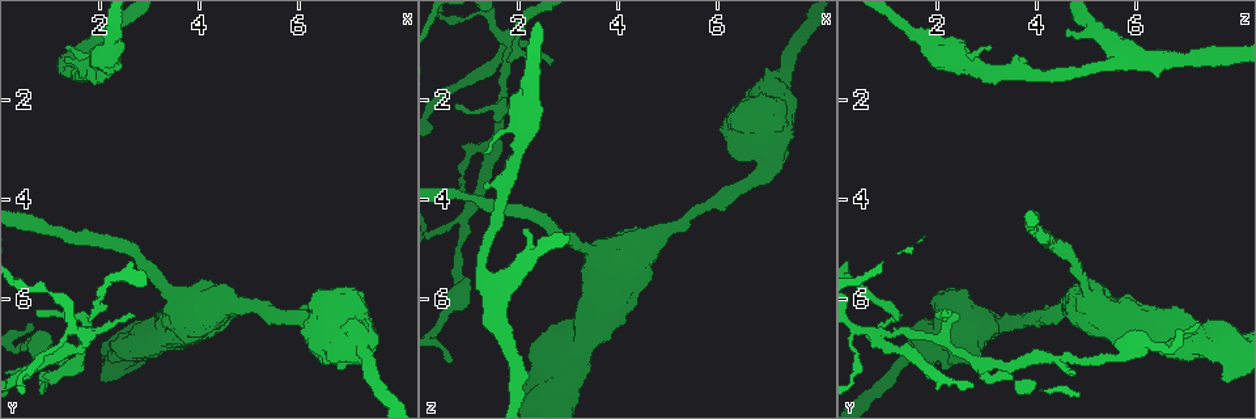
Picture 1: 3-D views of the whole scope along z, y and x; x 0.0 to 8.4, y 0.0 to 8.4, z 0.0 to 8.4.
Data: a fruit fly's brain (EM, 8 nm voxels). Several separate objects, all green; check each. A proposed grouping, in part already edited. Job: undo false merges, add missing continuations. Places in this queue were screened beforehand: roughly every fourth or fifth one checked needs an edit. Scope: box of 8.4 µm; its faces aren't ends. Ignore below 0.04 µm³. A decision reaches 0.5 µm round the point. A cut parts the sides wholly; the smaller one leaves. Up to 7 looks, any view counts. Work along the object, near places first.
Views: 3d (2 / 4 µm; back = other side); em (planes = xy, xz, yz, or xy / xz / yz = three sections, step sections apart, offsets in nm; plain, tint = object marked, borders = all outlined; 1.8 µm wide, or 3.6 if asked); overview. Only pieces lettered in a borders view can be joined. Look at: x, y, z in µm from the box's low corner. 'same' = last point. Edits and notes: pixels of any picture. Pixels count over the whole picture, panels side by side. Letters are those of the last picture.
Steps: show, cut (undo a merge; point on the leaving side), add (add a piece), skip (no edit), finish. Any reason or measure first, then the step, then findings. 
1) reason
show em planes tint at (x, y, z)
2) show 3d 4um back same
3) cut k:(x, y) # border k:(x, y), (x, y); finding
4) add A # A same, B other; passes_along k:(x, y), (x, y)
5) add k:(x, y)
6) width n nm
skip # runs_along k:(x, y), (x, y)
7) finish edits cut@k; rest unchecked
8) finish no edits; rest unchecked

an open end
show 3d 4um back at (2.10, 0.60, 4.65)

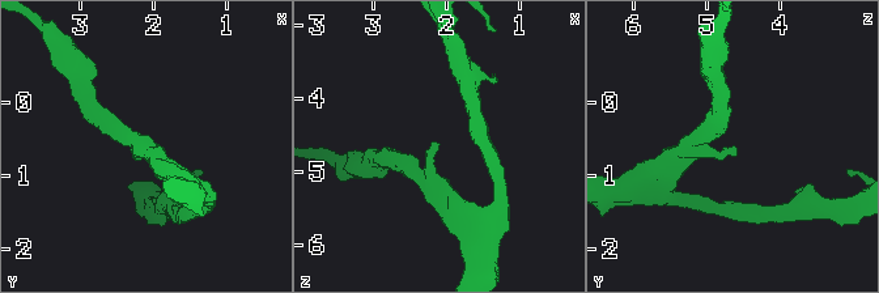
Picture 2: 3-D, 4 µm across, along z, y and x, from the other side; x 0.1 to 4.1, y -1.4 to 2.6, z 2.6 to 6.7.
now the EM
show em 3.6um yz step 8 borders at (2.15, 0.60, 4.60)

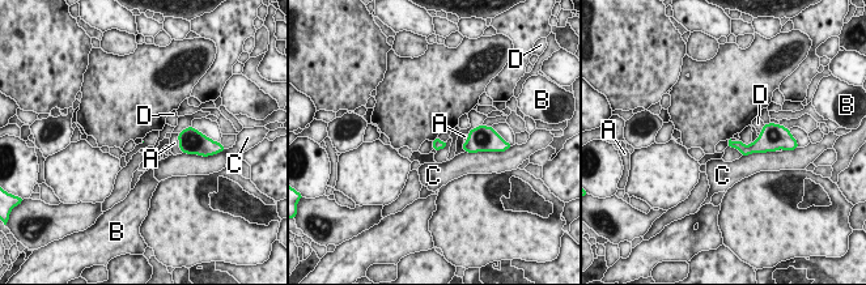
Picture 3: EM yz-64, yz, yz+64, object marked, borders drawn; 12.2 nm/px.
skip # A other, B other, C other, D other; no lettered piece goes on from it

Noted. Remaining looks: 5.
tapers out
show em planes borders at (1.40, 0.95, 3.05)

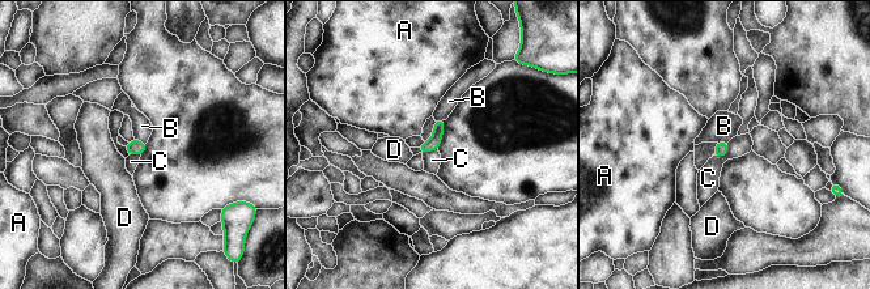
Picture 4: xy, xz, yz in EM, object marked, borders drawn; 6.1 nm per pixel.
skip # A other, B other, C other, D other; border 4:(729, 141), (729, 151), (716, 157); none of them fits

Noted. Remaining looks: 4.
calibre changes
show em xz step 16 tint at (0.80, 7.10, 5.75)

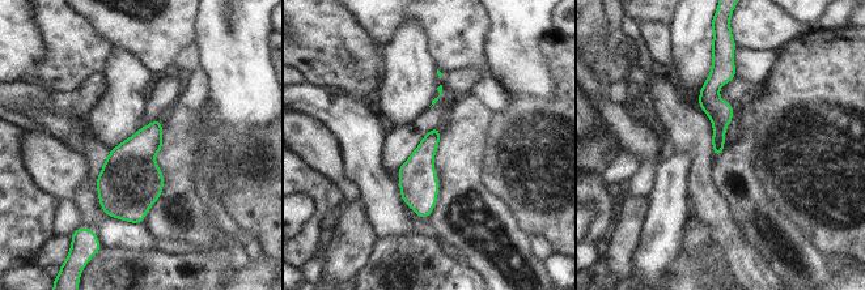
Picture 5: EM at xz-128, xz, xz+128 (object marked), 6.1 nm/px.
cut it another way
show em planes borders same

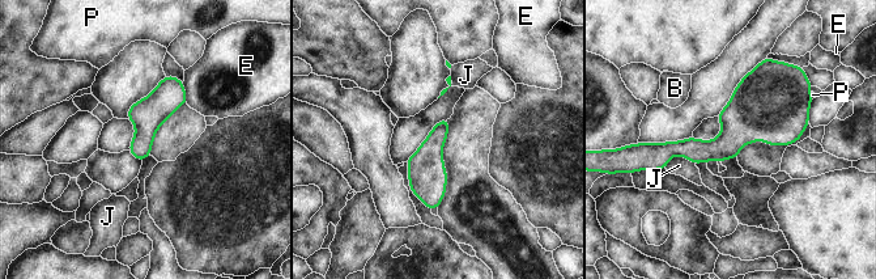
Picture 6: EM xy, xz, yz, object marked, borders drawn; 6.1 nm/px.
skip # B other, E other, J other, P other; all the same neuron

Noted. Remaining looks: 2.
finish no edits; rest unchecked

